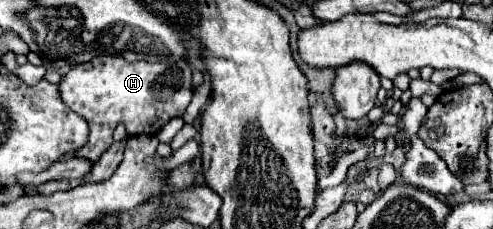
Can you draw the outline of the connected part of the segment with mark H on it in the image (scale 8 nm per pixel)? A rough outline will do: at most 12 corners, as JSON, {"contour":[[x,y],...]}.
{"contour":[[94,57],[60,81],[62,101],[88,121],[72,155],[98,161],[124,125],[156,135],[182,117],[192,73]]}

